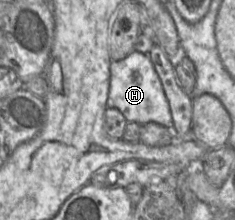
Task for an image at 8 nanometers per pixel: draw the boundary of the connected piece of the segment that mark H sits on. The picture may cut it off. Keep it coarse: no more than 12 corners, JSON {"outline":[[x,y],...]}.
{"outline":[[148,54],[111,61],[107,107],[173,130]]}

